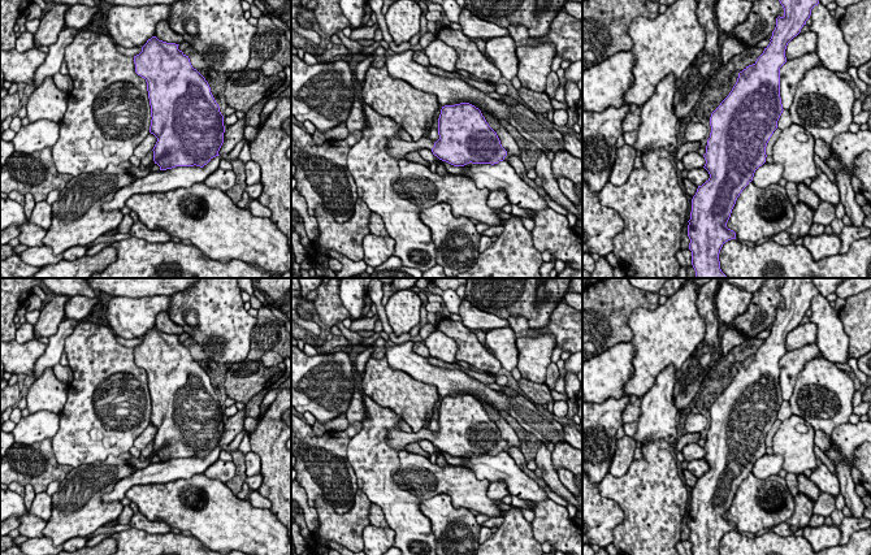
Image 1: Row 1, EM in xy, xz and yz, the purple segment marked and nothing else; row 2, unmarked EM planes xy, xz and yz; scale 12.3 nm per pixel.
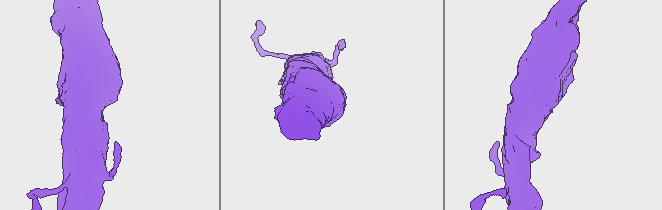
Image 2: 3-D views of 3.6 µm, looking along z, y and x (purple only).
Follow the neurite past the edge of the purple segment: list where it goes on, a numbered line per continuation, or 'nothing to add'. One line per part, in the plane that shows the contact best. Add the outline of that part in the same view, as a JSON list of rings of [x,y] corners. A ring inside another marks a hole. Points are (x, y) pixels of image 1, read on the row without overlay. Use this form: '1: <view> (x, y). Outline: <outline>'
1: xz (397, 438). Outline: [[[393,429],[387,434],[389,446],[393,448],[400,448],[400,450],[421,439],[432,441],[433,438],[434,438],[434,434],[429,429],[421,429],[417,433],[406,433],[402,430]]]

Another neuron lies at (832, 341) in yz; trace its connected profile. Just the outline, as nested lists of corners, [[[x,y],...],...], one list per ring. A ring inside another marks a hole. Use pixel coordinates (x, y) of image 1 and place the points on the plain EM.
[[[819,294],[811,300],[810,309],[810,322],[816,325],[816,343],[823,357],[833,364],[848,364],[849,335],[833,304]]]

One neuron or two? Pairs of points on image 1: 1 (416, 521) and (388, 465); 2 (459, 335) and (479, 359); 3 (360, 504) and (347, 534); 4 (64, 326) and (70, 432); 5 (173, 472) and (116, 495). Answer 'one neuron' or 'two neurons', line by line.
1: one neuron
2: one neuron
3: one neuron
4: two neurons
5: one neuron

